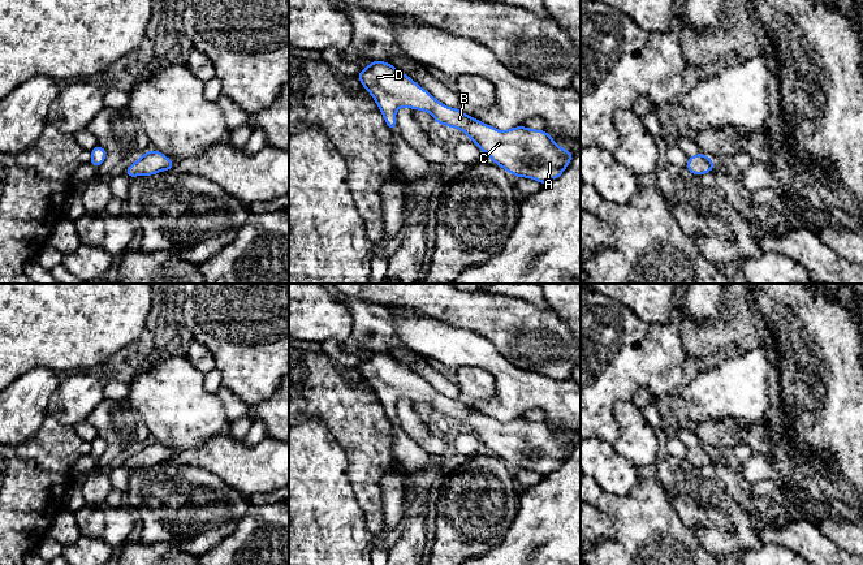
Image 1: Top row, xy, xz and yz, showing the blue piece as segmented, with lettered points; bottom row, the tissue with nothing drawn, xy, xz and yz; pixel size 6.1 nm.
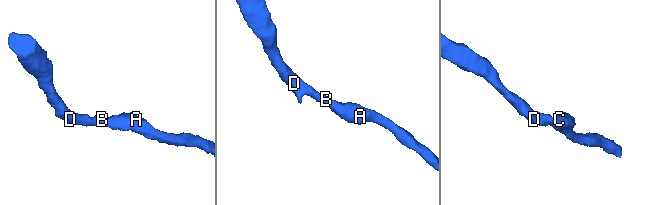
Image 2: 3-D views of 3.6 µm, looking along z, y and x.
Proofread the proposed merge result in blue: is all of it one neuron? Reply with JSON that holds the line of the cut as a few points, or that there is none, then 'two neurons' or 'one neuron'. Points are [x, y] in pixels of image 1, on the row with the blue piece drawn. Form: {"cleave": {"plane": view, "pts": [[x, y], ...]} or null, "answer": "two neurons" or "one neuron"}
{"cleave": null, "answer": "one neuron"}

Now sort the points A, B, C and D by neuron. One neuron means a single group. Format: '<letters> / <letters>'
A B C D

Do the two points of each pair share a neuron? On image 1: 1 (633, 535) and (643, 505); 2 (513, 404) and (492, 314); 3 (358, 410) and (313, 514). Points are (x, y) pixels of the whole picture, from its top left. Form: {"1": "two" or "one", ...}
{"1": "one", "2": "two", "3": "two"}

